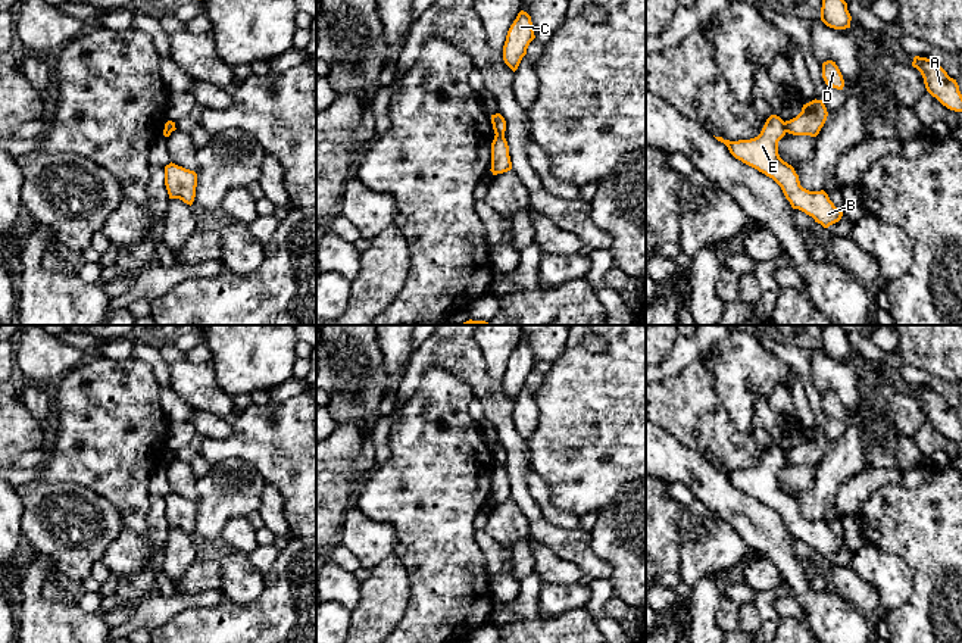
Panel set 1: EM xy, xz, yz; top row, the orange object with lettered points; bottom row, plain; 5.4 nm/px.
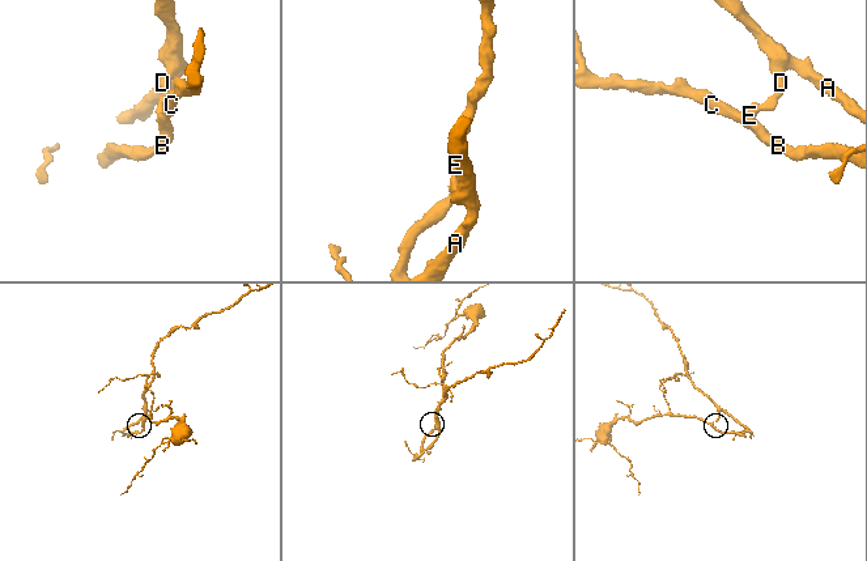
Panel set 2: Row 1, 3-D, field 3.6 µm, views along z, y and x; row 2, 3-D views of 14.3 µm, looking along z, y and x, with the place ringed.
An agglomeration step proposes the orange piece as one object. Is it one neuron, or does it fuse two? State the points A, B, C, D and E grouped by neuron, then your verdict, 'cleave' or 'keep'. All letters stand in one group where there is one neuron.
A D / B C E; cleave

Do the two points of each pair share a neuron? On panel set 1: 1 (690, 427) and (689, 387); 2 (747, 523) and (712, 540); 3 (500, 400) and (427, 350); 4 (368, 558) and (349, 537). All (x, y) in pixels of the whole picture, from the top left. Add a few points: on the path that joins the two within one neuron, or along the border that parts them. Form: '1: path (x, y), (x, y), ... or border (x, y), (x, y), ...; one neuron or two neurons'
1: path (690, 417), (689, 398); one neuron
2: border (708, 506), (727, 521), (749, 546); two neurons
3: path (483, 381), (452, 350), (446, 350); one neuron
4: path (365, 553), (353, 542); one neuron

